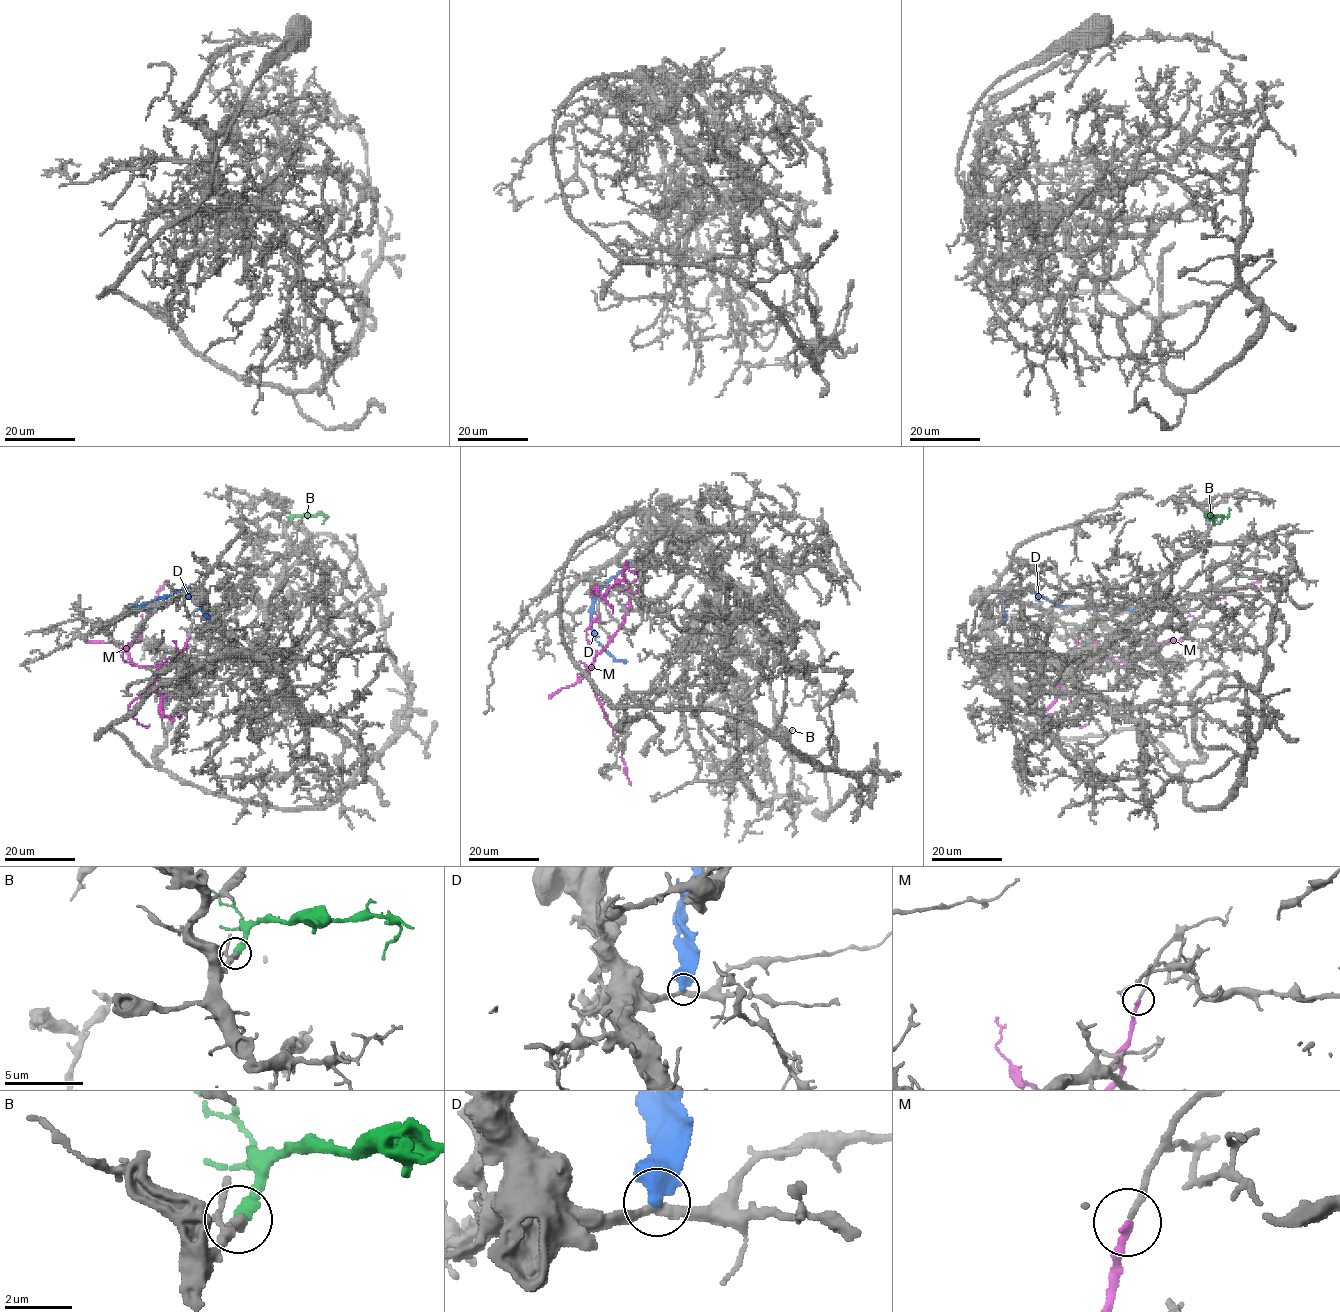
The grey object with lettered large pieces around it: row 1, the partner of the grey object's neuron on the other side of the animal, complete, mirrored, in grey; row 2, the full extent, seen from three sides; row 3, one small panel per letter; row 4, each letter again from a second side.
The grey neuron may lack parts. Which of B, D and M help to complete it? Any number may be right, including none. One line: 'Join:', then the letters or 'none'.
Join: B

